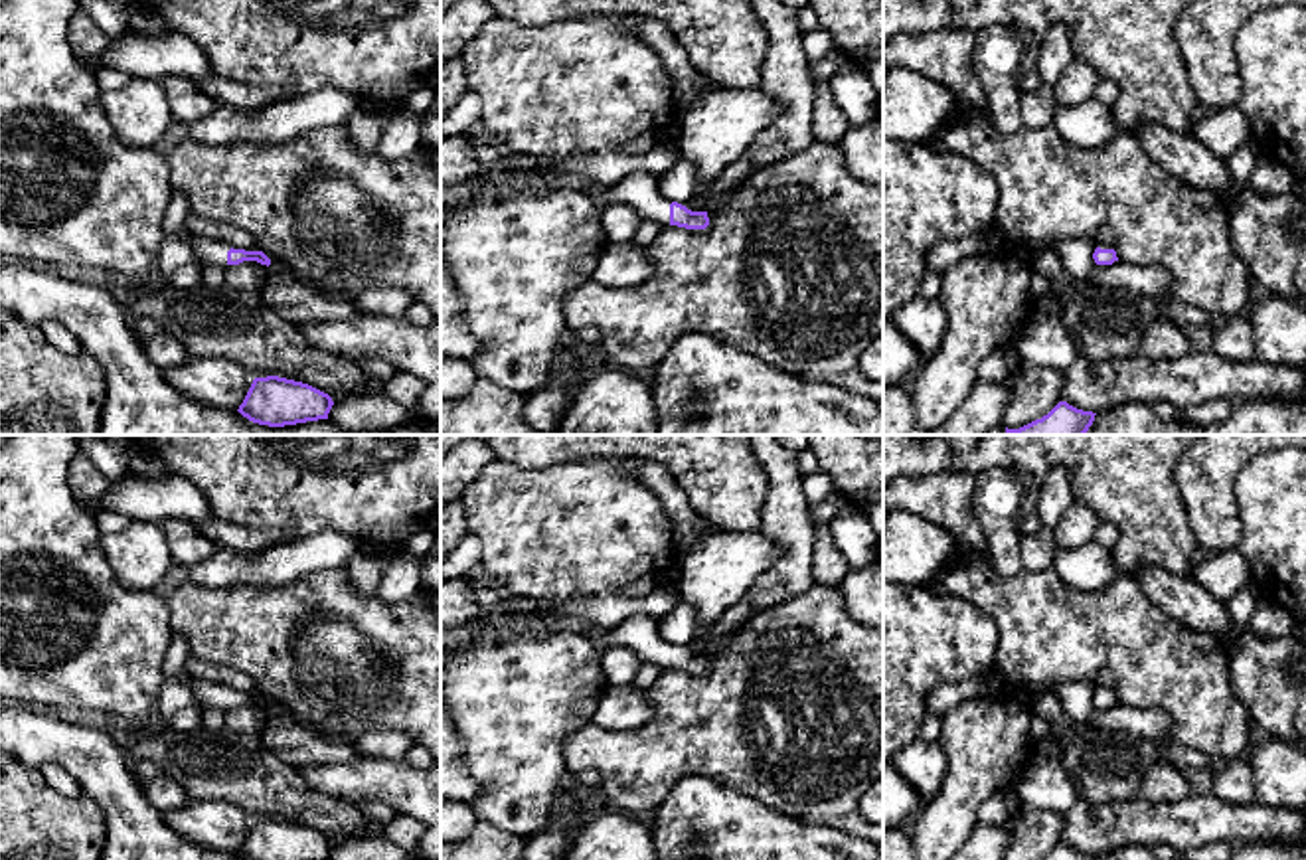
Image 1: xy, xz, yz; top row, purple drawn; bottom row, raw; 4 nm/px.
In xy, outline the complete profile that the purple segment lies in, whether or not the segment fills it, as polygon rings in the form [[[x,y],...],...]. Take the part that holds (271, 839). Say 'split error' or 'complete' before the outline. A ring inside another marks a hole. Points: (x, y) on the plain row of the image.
complete | [[[255,820],[239,856],[243,860],[328,860],[334,844],[328,836],[286,820]]]

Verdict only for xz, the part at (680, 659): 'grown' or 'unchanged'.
grown

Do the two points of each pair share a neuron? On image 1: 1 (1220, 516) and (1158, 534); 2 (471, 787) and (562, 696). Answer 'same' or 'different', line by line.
1: different
2: different

